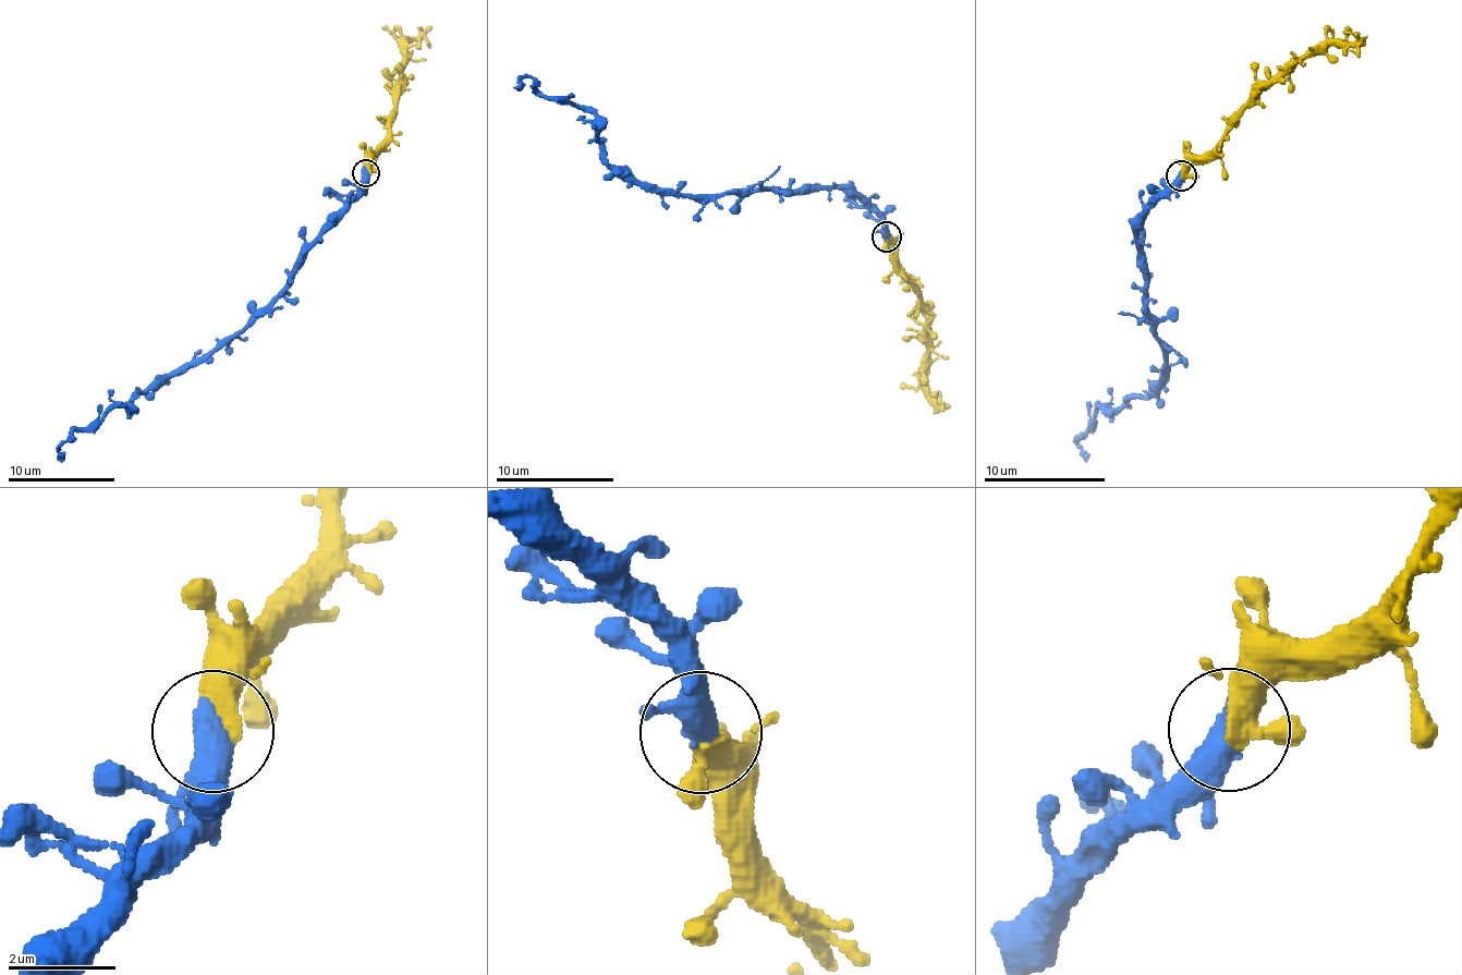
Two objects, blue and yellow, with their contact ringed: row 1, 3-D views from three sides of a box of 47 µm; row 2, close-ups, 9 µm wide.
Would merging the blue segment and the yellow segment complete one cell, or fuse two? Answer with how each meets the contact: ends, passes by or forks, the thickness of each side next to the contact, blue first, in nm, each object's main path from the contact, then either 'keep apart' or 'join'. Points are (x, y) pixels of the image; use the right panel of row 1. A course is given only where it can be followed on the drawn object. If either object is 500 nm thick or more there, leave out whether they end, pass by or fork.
calibres 600 and 600 nm; course blue (1181, 174), (1135, 233), (1148, 313), (1170, 368), (1145, 397), (1099, 406), (1093, 427), (1076, 440), (1087, 461); course yellow (1180, 174), (1209, 154), (1268, 84), (1329, 46), (1349, 46), (1356, 38), (1344, 32); join

